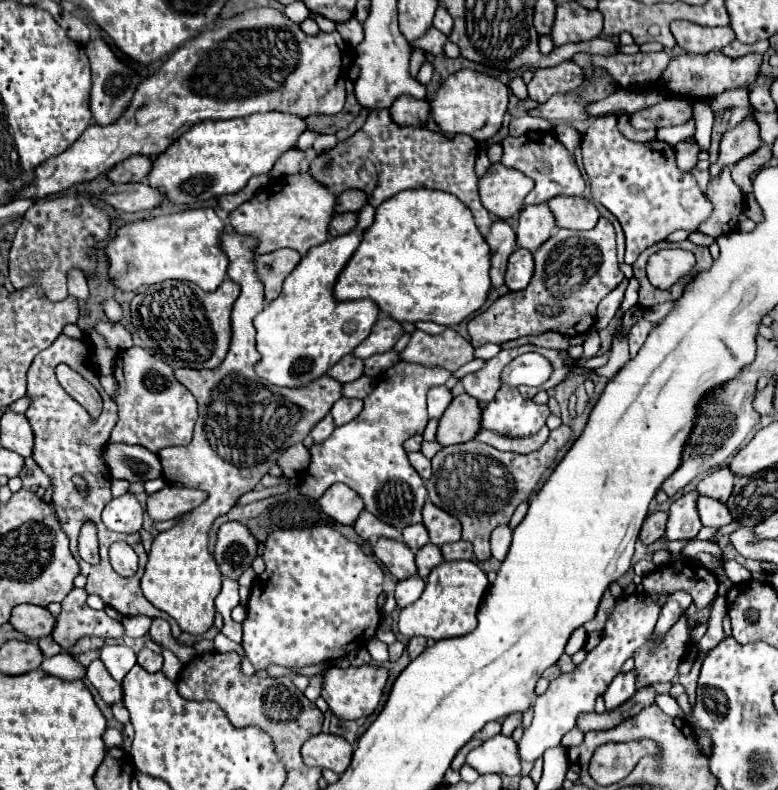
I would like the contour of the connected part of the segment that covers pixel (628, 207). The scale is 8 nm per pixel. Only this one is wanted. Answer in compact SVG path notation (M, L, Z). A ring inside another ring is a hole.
M613 114L599 116L599 118L595 118L595 120L591 122L591 126L587 128L587 132L583 134L583 140L581 140L581 152L583 152L583 166L585 166L585 172L587 172L589 182L591 182L591 194L593 194L593 200L599 202L599 204L603 204L611 214L615 214L617 220L621 222L623 232L625 232L625 242L627 242L625 264L633 264L633 262L637 260L637 256L639 256L645 248L649 248L649 246L653 246L653 244L665 240L665 238L667 238L671 232L675 232L675 230L689 230L689 232L695 232L695 230L699 228L699 224L711 214L711 208L713 208L713 206L711 206L711 202L703 196L703 192L699 190L697 180L693 178L693 174L691 174L691 172L683 172L683 170L679 170L679 166L677 166L677 162L675 162L675 150L673 150L673 146L669 146L669 144L665 144L665 142L659 142L659 140L645 142L645 144L627 140L627 138L619 132L619 128L617 128L617 116L613 116Z

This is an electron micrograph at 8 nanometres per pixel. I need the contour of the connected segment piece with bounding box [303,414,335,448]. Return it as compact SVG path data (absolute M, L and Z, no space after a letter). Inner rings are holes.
M327 414L309 434L307 434L307 438L303 440L303 444L307 446L307 448L311 448L313 444L317 444L317 442L323 442L323 440L327 440L329 436L331 436L331 432L335 430L335 424L333 424L333 416L331 414Z

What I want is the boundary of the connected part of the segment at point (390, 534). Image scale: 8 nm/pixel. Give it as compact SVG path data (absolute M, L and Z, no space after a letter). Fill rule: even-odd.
M367 510L359 516L359 520L355 522L355 532L363 538L369 540L373 536L385 536L385 538L401 538L401 532L397 528L391 528L389 524L383 524L379 518L371 516Z

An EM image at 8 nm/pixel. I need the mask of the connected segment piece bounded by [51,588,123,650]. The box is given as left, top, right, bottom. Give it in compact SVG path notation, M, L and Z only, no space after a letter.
M73 588L69 596L61 602L61 612L57 616L57 624L53 630L53 640L69 650L83 636L99 636L99 638L119 638L123 636L123 626L119 620L109 618L103 610L91 610L85 604L87 592L81 588Z

